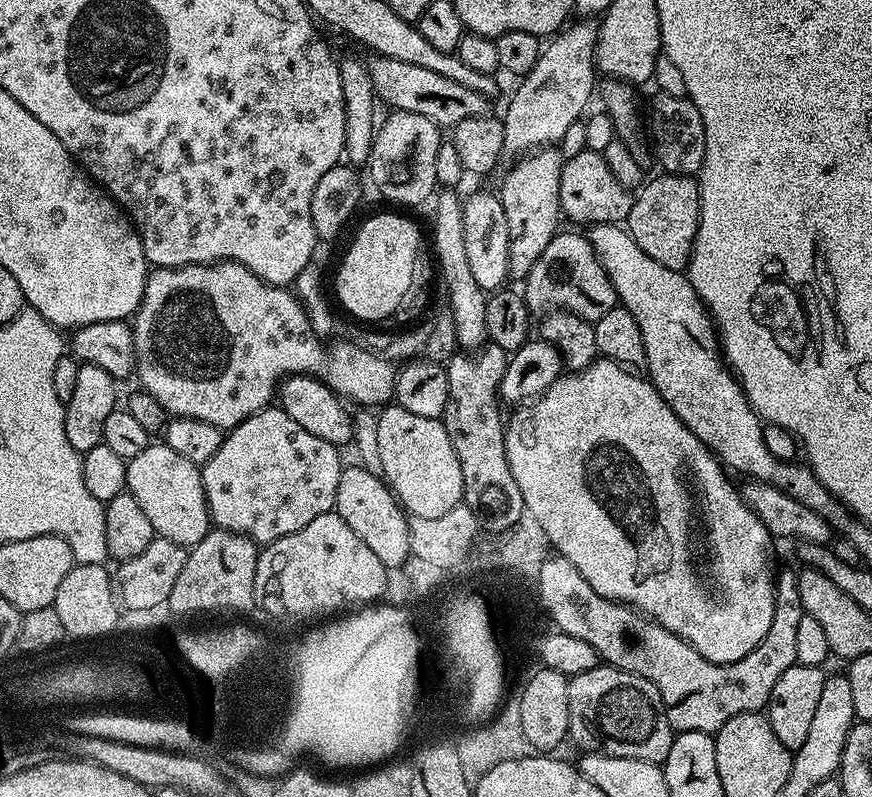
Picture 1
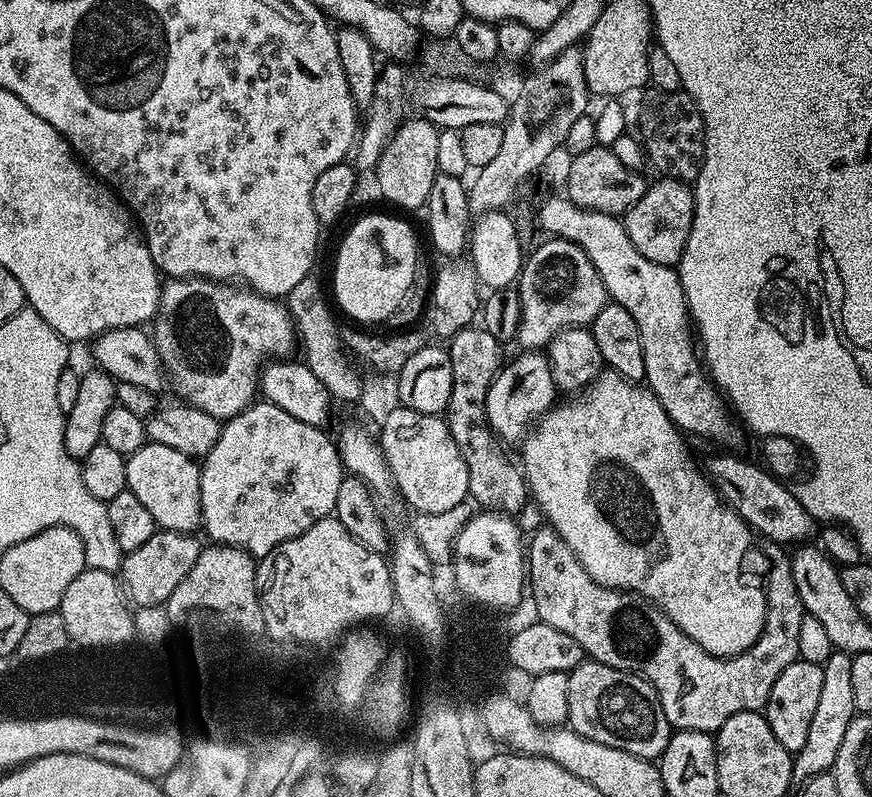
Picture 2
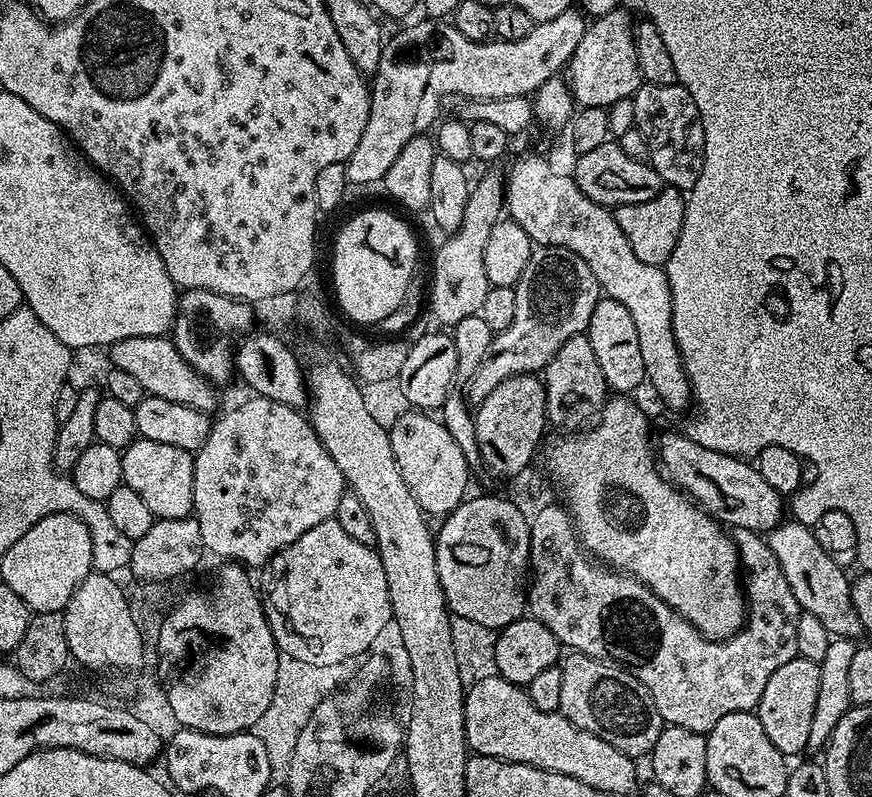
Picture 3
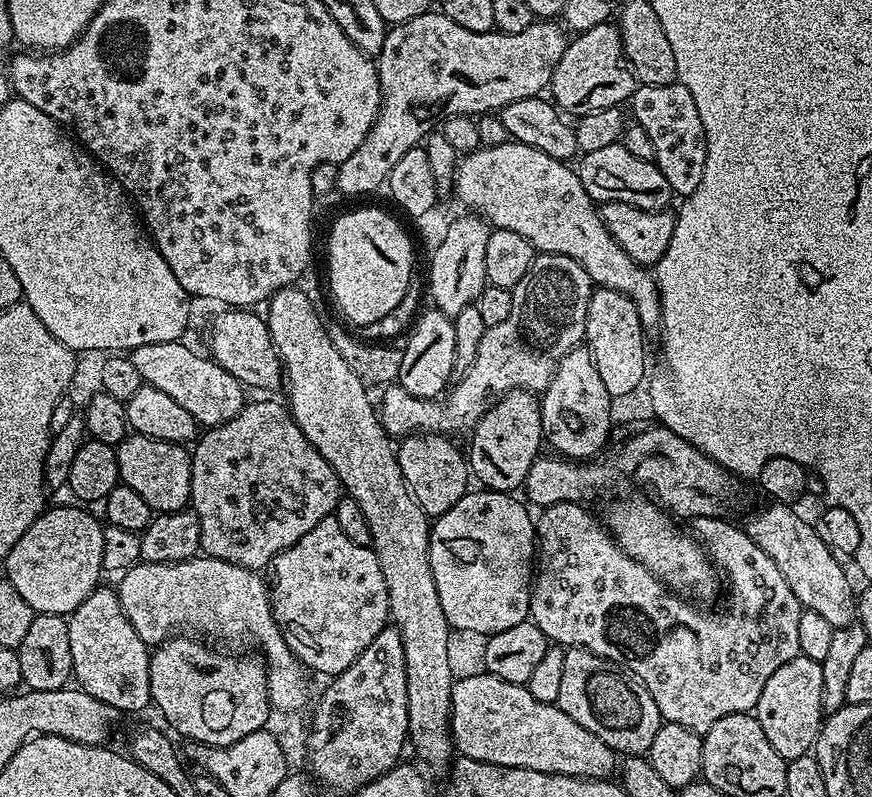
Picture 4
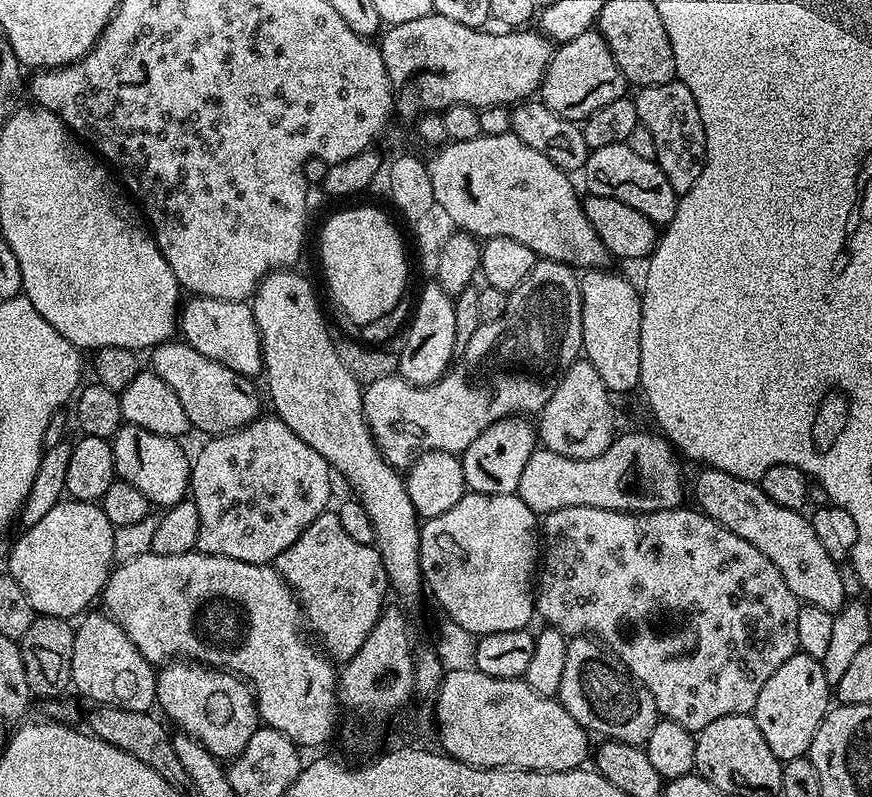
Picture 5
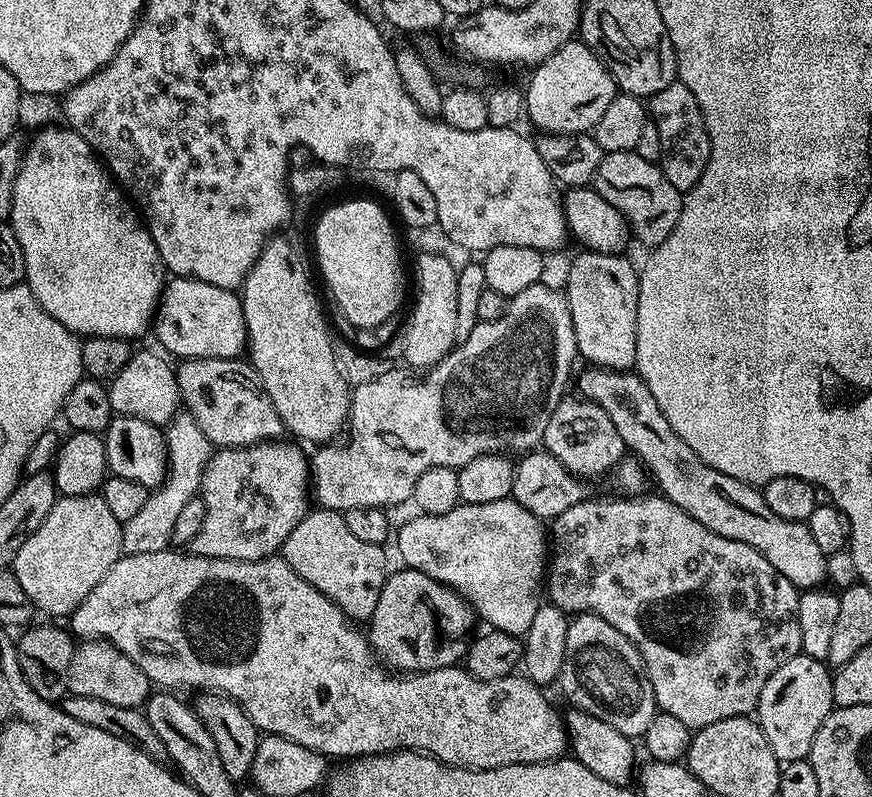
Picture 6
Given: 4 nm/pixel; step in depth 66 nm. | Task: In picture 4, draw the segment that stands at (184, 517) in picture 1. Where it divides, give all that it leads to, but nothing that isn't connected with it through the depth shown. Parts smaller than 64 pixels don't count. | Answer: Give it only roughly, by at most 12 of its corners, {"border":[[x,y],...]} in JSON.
{"border":[[129,434],[120,479],[153,513],[183,512],[192,457],[183,444]]}

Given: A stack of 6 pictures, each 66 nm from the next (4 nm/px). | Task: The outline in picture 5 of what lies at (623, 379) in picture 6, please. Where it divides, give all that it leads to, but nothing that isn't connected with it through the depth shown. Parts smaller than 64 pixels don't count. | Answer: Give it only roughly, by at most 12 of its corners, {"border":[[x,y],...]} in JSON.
{"border":[[716,468],[695,507],[746,538],[804,604],[837,613],[841,565],[803,511]]}

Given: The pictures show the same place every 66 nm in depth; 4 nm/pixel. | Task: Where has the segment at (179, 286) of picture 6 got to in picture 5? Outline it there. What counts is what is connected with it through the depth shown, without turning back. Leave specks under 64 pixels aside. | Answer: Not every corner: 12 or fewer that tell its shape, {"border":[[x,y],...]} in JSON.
{"border":[[198,295],[178,312],[183,343],[259,377],[251,303]]}

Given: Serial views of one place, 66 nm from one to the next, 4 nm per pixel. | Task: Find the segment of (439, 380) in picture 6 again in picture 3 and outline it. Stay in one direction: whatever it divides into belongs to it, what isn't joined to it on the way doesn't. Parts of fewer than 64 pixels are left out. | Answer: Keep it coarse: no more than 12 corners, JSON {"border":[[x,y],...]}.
{"border":[[533,247],[514,286],[514,322],[470,378],[479,402],[539,373],[587,333],[602,299],[590,266]]}

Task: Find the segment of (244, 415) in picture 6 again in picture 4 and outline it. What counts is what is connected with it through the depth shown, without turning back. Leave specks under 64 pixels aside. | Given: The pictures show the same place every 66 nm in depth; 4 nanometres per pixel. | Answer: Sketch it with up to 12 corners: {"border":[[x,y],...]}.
{"border":[[184,342],[131,353],[141,381],[205,429],[244,409],[246,389]]}

